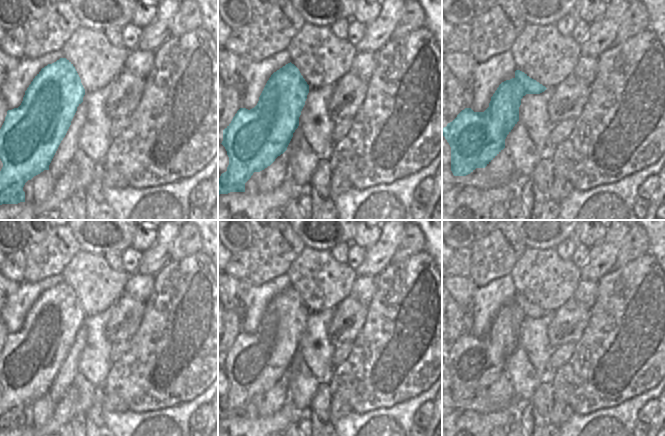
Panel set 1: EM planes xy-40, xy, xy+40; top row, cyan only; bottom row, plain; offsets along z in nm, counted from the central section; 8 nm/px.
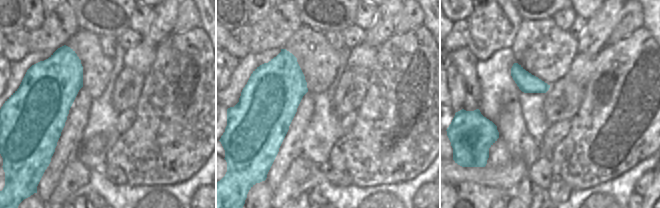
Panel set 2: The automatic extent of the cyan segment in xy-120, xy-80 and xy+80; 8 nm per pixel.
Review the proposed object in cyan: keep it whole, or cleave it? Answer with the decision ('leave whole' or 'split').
split

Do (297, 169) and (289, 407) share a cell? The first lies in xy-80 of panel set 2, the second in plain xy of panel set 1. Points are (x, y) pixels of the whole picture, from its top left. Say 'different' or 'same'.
same

